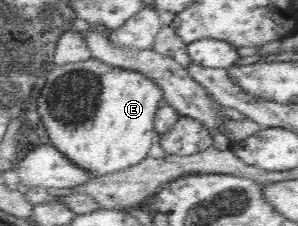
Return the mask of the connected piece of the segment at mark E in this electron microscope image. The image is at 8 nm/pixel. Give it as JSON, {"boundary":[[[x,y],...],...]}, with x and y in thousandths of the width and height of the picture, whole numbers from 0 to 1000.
{"boundary":[[[309,248],[279,270],[211,283],[161,327],[168,336],[134,398],[121,469],[168,602],[168,642],[181,642],[228,712],[289,748],[295,765],[336,779],[433,748],[493,695],[527,606],[517,531],[523,487],[554,442],[537,376],[470,319],[409,310]]]}

